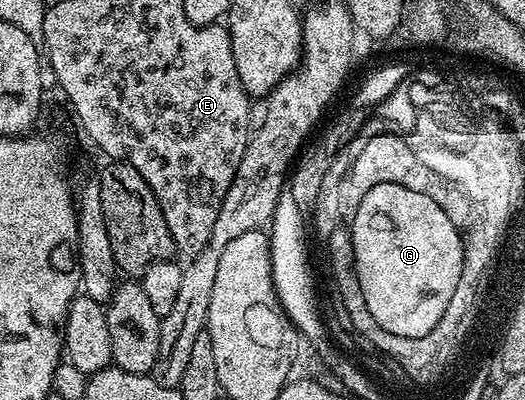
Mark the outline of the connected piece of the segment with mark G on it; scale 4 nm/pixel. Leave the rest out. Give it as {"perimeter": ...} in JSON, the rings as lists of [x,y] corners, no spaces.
{"perimeter":[[[382,184],[381,186],[373,186],[373,190],[369,190],[369,194],[365,194],[365,198],[361,198],[350,224],[349,231],[352,238],[353,254],[355,255],[356,276],[359,279],[361,291],[365,296],[364,304],[368,307],[369,313],[376,319],[377,326],[381,327],[382,330],[387,330],[389,334],[400,335],[404,338],[419,339],[429,334],[437,325],[437,322],[440,322],[454,290],[457,289],[457,282],[462,274],[463,238],[460,236],[459,230],[455,228],[455,224],[449,220],[449,215],[445,214],[445,210],[433,202],[432,199],[425,198],[424,194],[419,194],[414,190],[405,190],[405,186]]]}

